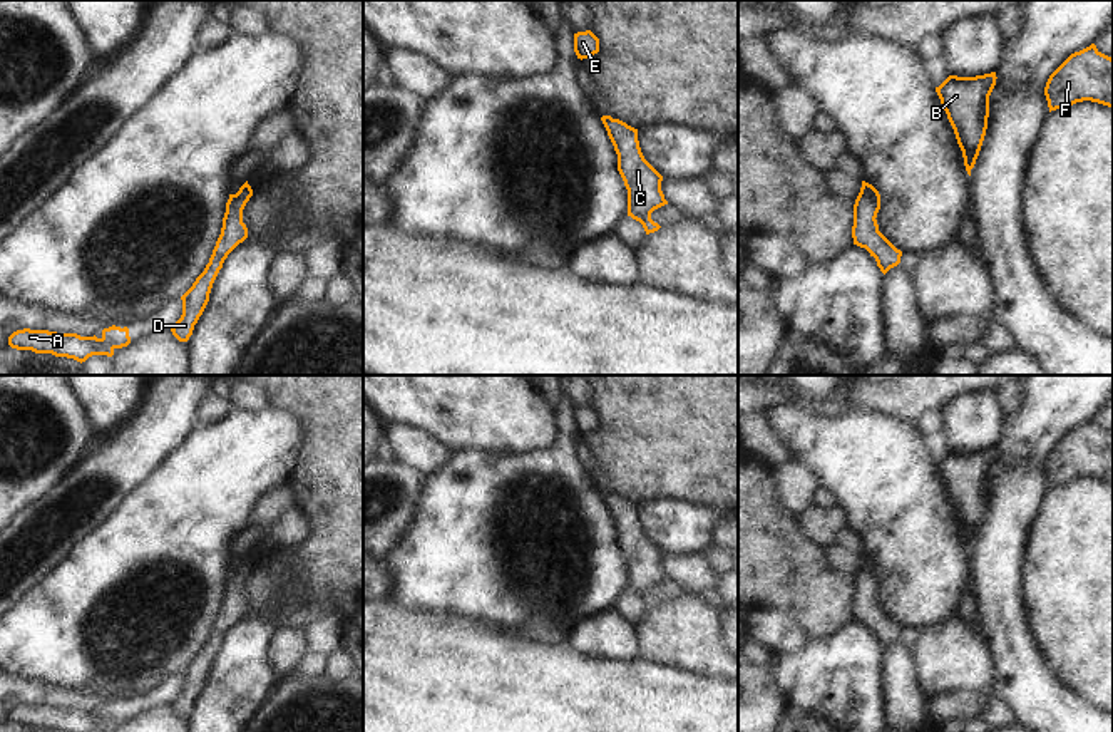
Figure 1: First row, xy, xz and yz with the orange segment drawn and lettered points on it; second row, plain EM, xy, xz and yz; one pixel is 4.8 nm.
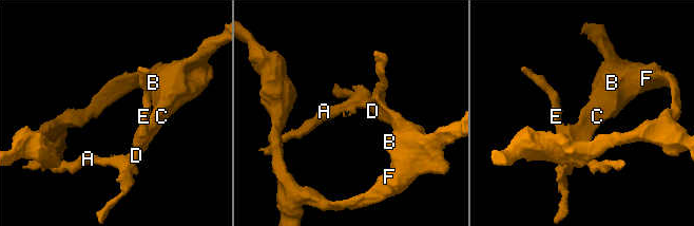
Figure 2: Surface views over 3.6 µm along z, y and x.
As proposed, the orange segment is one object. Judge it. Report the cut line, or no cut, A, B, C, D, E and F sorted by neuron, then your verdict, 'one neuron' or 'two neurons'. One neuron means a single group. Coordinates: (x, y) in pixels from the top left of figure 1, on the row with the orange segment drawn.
cut none; groups A B C D E F; one neuron

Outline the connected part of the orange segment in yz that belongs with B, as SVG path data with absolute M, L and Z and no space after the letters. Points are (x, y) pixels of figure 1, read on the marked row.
M996 72L976 77L949 75L936 87L962 151L964 166L969 176L986 136L989 95L996 85L996 79Z

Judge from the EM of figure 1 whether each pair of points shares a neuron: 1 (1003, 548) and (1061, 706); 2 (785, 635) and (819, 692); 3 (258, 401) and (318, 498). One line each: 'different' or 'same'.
1: same
2: different
3: different

